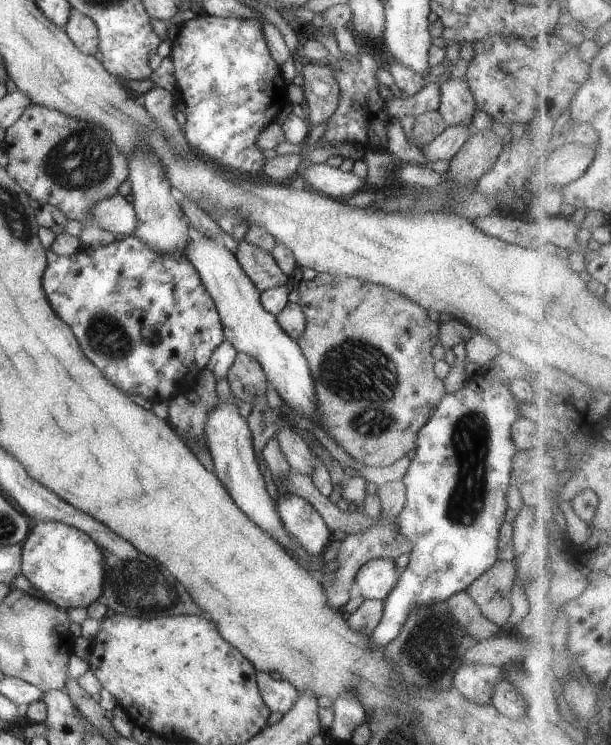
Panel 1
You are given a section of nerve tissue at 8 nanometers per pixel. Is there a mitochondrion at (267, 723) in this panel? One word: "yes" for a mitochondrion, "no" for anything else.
no

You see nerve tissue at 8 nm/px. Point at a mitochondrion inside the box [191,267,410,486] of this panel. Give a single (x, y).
(359, 372)

